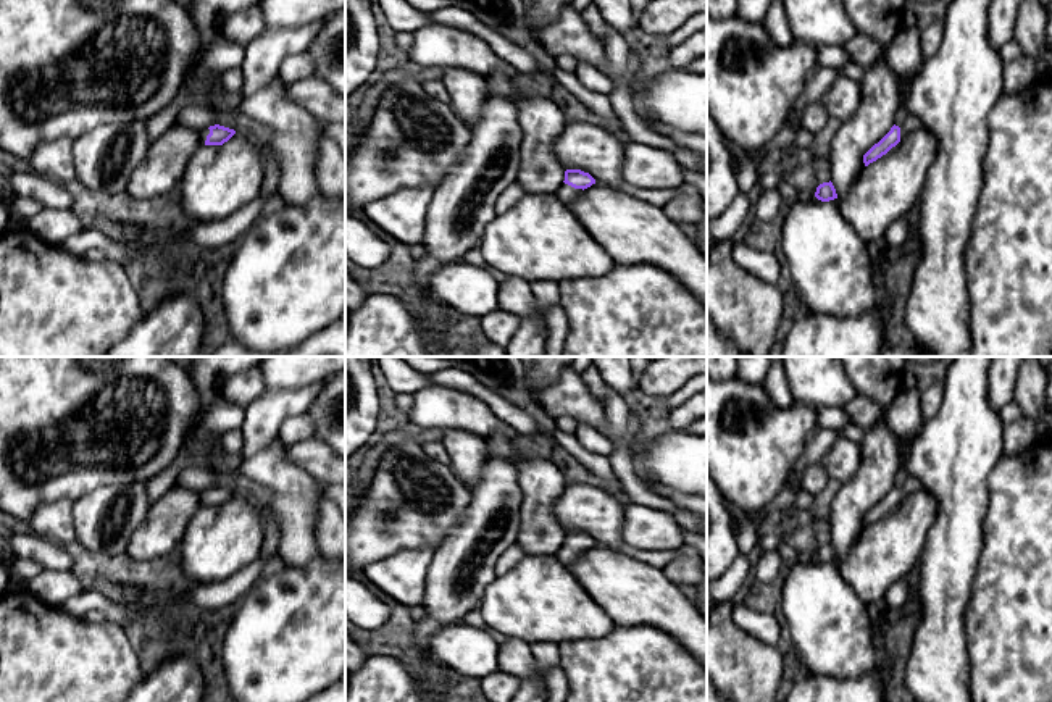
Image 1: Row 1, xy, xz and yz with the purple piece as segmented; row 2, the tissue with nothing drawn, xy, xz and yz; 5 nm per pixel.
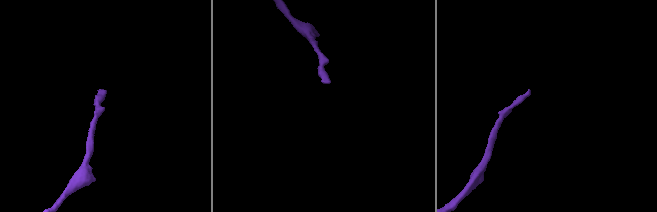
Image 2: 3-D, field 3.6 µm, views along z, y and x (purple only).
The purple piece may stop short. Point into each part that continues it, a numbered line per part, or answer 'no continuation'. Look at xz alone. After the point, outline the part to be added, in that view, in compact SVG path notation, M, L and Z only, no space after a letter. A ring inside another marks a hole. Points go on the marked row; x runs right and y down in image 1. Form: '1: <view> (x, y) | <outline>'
1: xz (565, 192) | M561 184L558 187L558 190L555 192L555 195L563 202L563 203L570 203L573 202L579 194L582 192L582 189L574 189L568 184Z

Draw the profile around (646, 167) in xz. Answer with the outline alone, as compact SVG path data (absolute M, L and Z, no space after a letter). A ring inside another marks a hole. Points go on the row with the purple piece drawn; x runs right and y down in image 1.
M628 140L623 181L641 189L678 189L684 184L684 174L670 152Z

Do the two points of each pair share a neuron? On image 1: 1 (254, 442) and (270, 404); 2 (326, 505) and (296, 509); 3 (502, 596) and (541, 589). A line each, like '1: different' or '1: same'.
1: same
2: different
3: same

